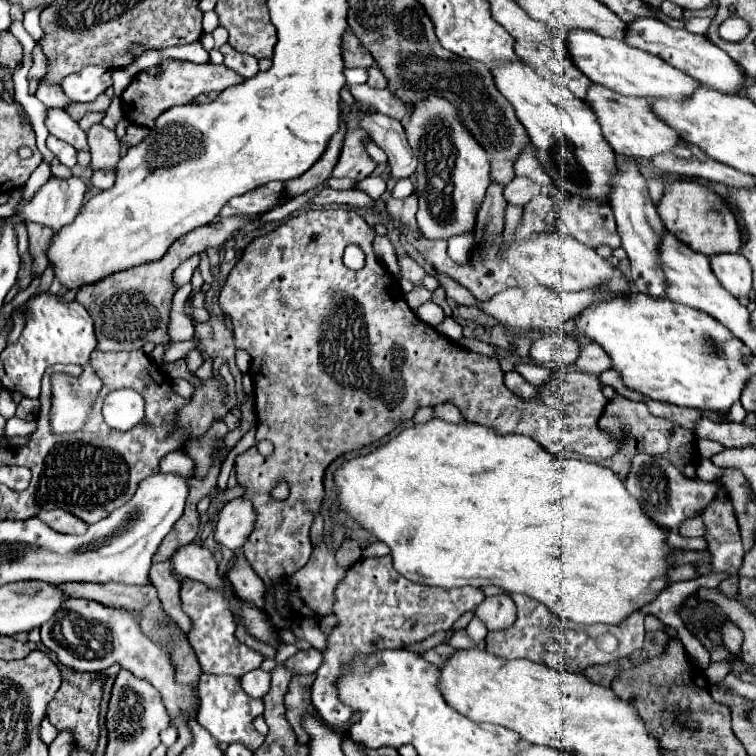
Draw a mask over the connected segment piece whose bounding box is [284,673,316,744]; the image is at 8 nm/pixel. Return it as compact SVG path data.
M316 674L293 675L284 697L286 718L292 726L300 744L308 742L308 734L300 726L300 714L304 710L316 710L311 702L311 687Z

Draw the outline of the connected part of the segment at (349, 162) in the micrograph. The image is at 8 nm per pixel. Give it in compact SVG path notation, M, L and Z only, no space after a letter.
M354 130L346 136L342 154L332 170L332 176L362 180L376 168L376 162L364 150L364 140L368 140L368 134L364 130Z

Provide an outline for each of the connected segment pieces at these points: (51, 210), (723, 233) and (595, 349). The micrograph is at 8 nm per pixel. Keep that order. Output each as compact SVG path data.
M80 178L48 180L18 216L4 218L3 222L38 222L58 234L60 228L70 224L84 206L84 194L86 184Z
M694 182L666 184L664 198L660 200L660 204L656 208L658 208L658 216L664 222L664 228L696 252L712 256L712 254L720 254L720 252L738 252L742 246L738 222L730 210L730 206L716 192L712 192L700 184L694 184Z
M584 342L584 344L580 344L580 356L578 356L578 360L576 360L574 366L580 372L602 374L604 370L612 368L612 362L610 362L610 356L598 344Z

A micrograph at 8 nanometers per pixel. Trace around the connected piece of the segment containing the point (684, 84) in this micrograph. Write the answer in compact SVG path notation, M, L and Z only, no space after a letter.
M548 28L548 32L552 32L554 38L558 38L558 36L566 38L566 48L568 48L576 68L582 74L586 74L592 82L604 84L624 96L638 96L638 98L646 98L648 102L654 102L658 98L682 100L698 88L698 82L694 78L672 68L668 62L664 62L662 58L658 58L654 54L630 48L622 40L596 36L596 32L588 32L584 28L570 28L570 30Z

